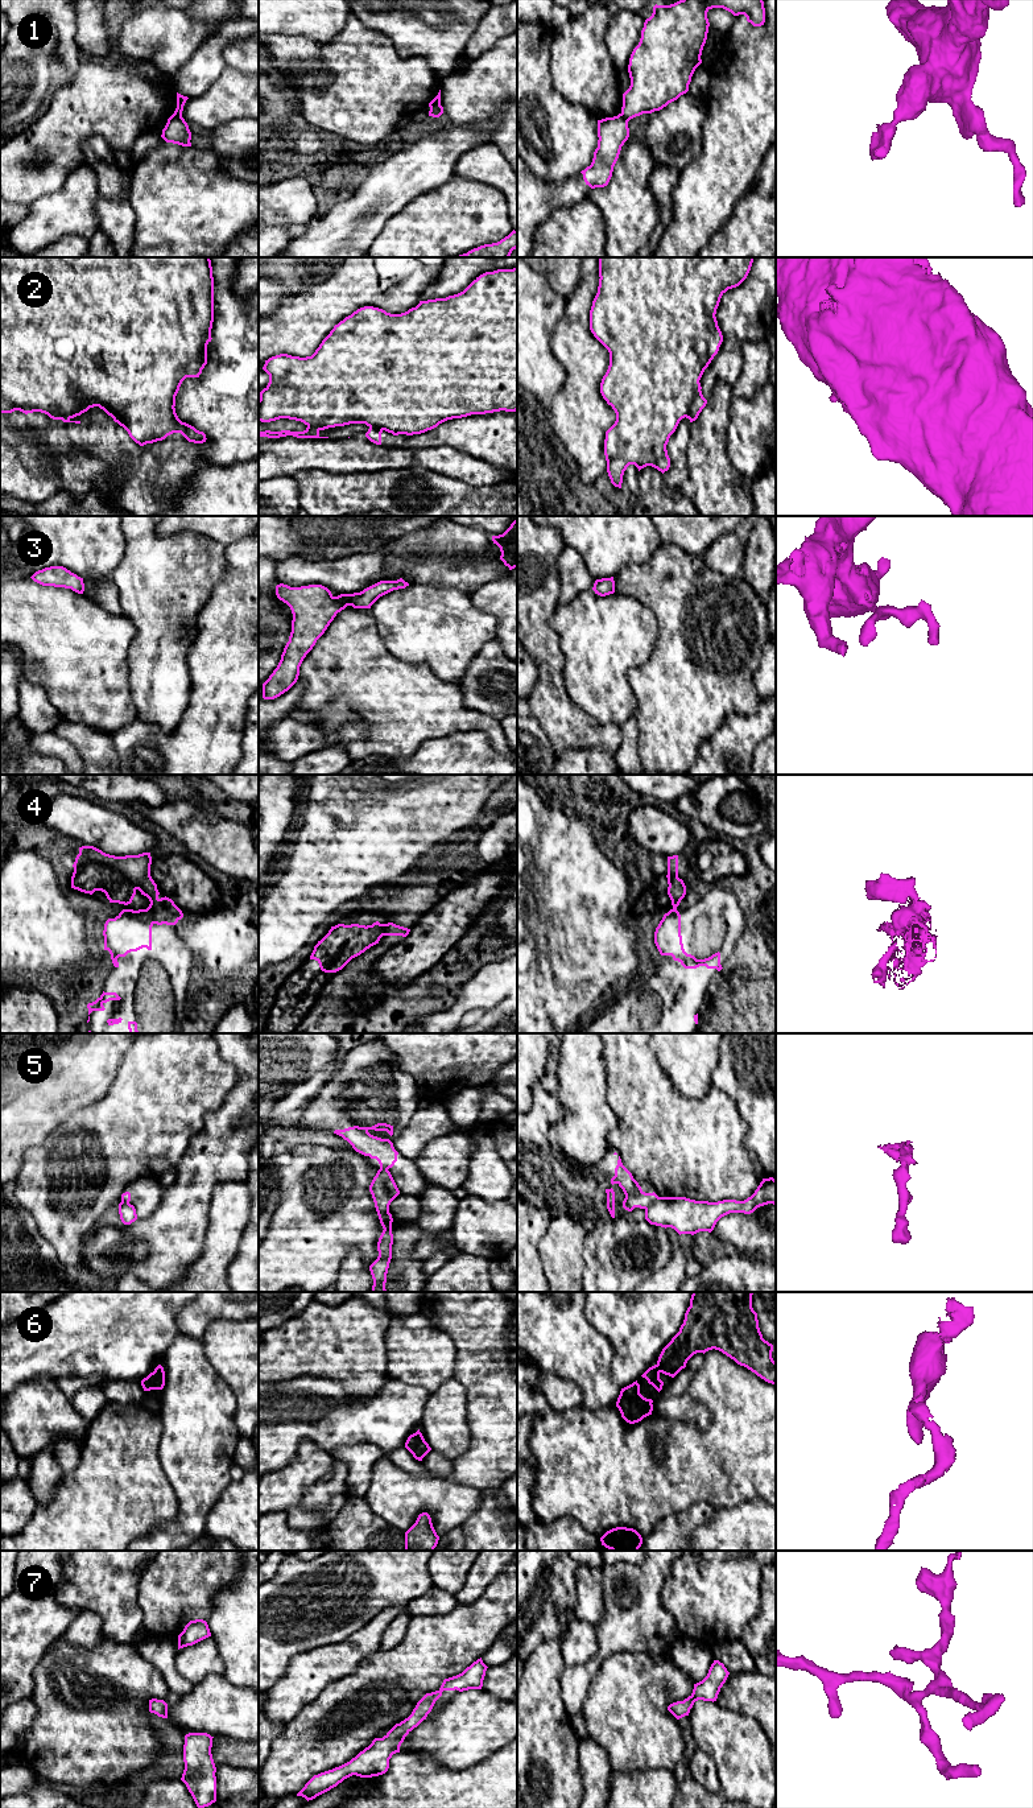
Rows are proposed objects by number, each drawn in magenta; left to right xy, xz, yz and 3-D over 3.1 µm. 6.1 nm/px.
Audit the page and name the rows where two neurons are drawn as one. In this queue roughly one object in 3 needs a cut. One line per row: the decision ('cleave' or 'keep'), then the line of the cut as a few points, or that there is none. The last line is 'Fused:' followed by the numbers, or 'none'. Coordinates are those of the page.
1: cleave; cut xy (172, 115), (181, 118)
2: cleave; cut yz (698, 380), (690, 411), (685, 416)
3: keep; cut none
4: cleave; cut xy (75, 859), (114, 867), (136, 888)
5: cleave; cut yz (658, 1197), (645, 1209)
6: keep; cut none
7: keep; cut none
Fused: 1, 2, 4, 5

